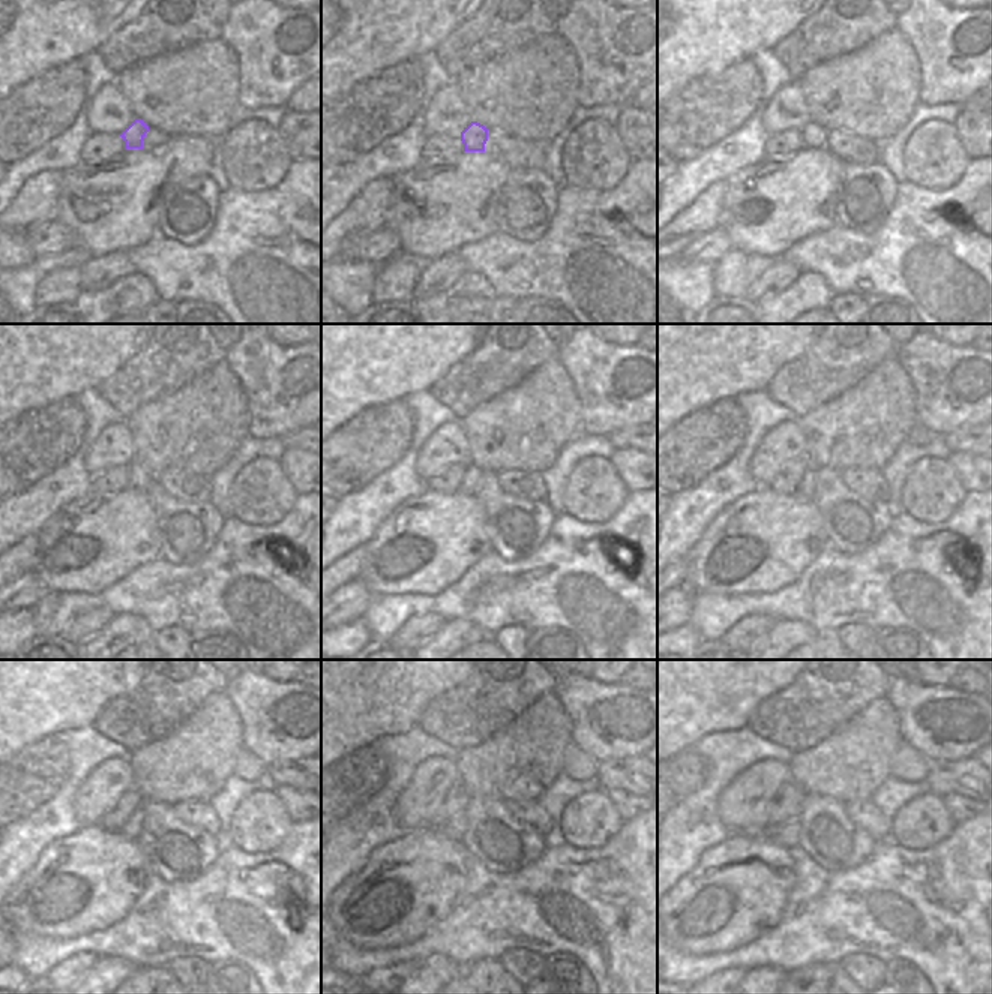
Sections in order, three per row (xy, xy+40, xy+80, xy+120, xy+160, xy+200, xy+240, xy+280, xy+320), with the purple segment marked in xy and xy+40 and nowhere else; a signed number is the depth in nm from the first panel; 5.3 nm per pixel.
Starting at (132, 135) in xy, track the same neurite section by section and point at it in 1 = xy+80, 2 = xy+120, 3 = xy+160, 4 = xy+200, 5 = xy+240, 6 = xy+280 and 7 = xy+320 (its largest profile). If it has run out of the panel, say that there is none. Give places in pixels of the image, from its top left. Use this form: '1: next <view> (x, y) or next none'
1: next xy+80 (814, 135)
2: next xy+120 (138, 476)
3: next xy+160 (473, 476)
4: next xy+200 (806, 488)
5: next xy+240 (131, 829)
6: next xy+280 (453, 829)
7: next xy+320 (787, 835)

